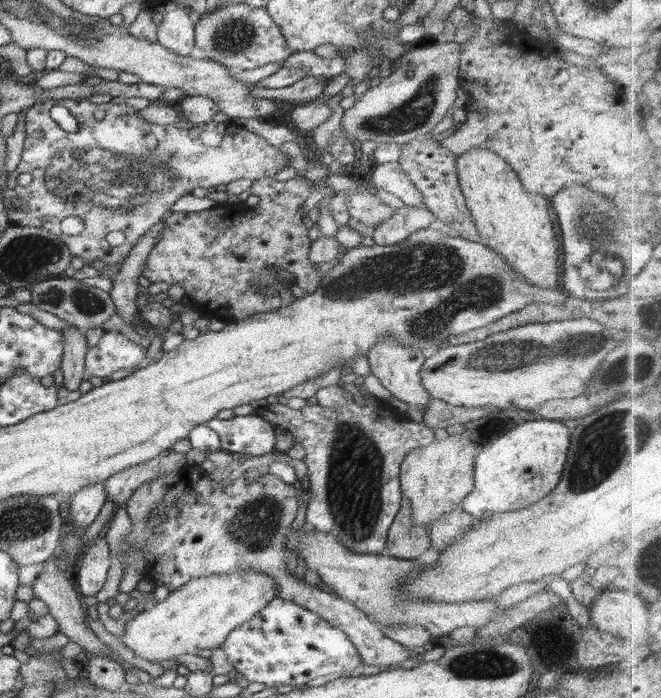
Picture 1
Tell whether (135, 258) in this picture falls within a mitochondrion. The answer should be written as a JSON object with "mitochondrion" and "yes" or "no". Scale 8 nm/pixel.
{"mitochondrion":"no"}

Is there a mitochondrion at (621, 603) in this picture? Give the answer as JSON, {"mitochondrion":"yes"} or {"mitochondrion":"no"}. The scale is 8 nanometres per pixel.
{"mitochondrion":"no"}

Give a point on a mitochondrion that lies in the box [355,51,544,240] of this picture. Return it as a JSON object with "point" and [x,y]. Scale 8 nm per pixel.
{"point":[411,116]}

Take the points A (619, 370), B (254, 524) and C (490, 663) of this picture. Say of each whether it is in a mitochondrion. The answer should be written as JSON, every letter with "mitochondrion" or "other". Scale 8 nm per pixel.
{"A":"mitochondrion","B":"mitochondrion","C":"mitochondrion"}

